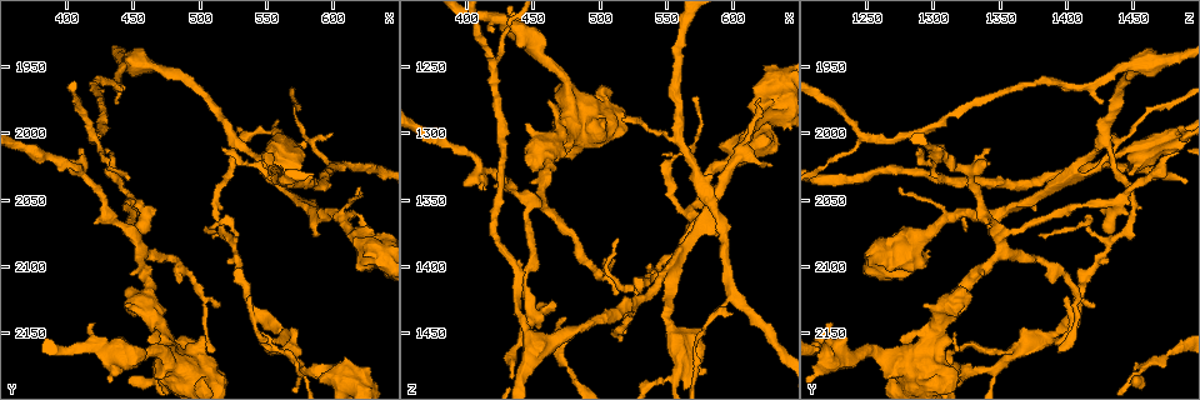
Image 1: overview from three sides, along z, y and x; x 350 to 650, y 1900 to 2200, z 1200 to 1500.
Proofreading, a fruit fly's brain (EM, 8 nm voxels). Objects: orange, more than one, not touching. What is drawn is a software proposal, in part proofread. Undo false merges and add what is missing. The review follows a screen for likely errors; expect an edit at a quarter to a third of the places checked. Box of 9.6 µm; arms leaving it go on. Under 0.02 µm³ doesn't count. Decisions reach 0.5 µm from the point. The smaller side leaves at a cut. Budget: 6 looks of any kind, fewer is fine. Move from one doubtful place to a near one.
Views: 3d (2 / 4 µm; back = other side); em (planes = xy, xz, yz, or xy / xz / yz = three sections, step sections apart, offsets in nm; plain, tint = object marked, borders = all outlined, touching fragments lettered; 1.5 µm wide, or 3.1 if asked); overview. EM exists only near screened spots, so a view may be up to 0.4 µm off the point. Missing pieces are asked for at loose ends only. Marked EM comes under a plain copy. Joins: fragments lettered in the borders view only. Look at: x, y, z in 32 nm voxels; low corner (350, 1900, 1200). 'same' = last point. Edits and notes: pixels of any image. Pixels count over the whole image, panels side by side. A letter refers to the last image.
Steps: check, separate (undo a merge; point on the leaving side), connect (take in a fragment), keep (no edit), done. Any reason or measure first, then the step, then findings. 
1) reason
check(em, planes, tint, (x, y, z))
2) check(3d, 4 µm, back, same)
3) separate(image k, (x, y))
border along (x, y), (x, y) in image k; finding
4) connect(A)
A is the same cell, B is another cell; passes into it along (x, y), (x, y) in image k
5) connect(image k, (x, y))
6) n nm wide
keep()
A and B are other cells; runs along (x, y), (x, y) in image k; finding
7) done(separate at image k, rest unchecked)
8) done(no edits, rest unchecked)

sudden change in width
check(em, yz, step 4, tint, (558, 2000, 1482))

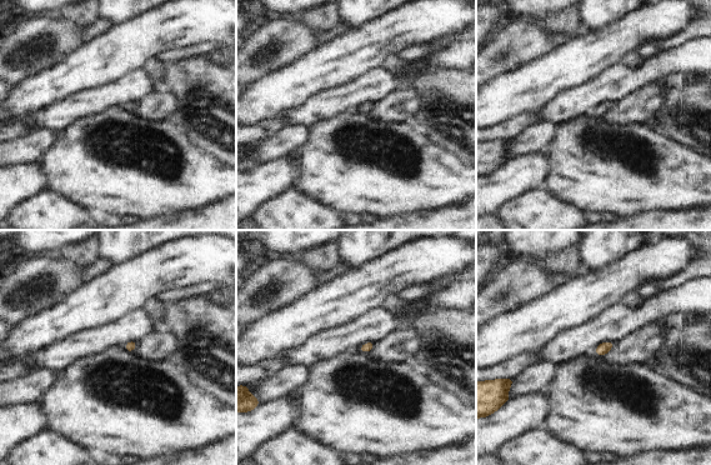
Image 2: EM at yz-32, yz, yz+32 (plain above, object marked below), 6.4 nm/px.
another direction
check(em, planes, tint, same)

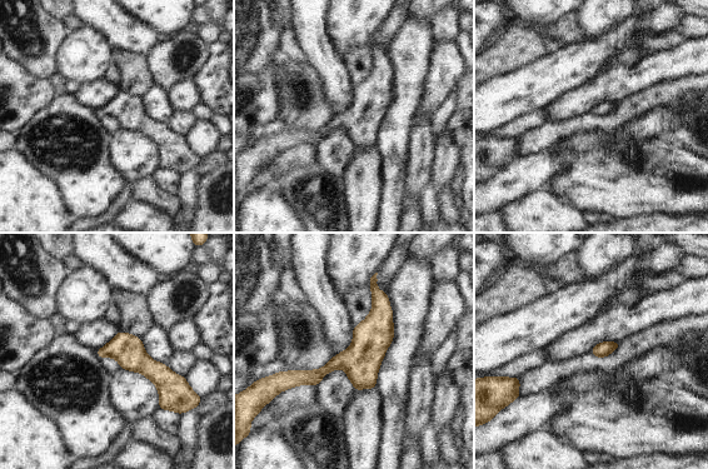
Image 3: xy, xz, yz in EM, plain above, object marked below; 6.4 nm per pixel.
what lies round it
check(em, planes, borders, same)

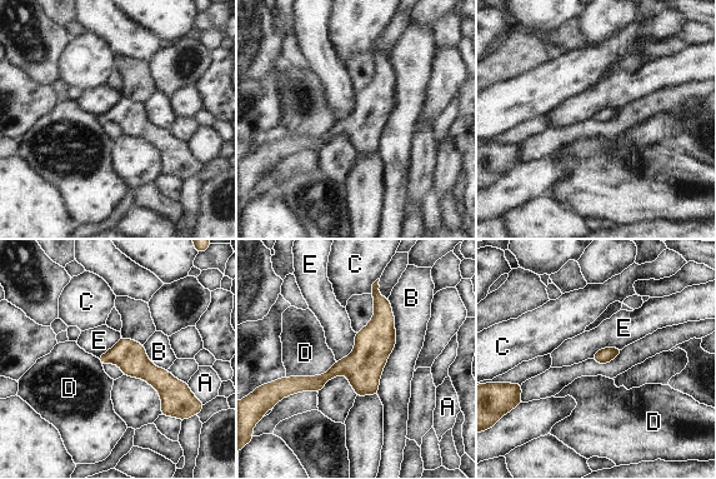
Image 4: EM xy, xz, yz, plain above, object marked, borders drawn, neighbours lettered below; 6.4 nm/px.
200 nm wide; B touches over 650 nm
keep()
A, B, C, D and E are other cells; one cell here

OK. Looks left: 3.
an open end
check(3d, 2 µm, (512, 2130, 1422))

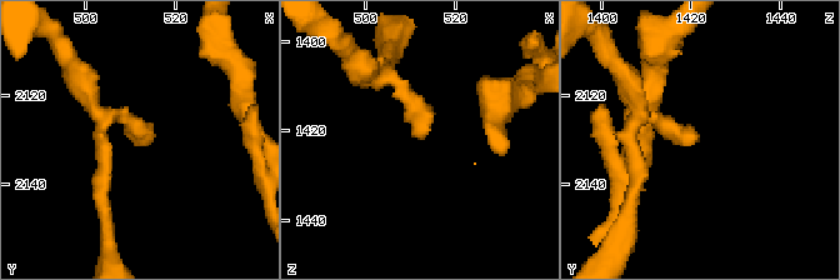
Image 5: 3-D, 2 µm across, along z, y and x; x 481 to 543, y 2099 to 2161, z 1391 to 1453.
shape alone is not enough
check(em, xz, step 4, borders, (513, 2130, 1421))

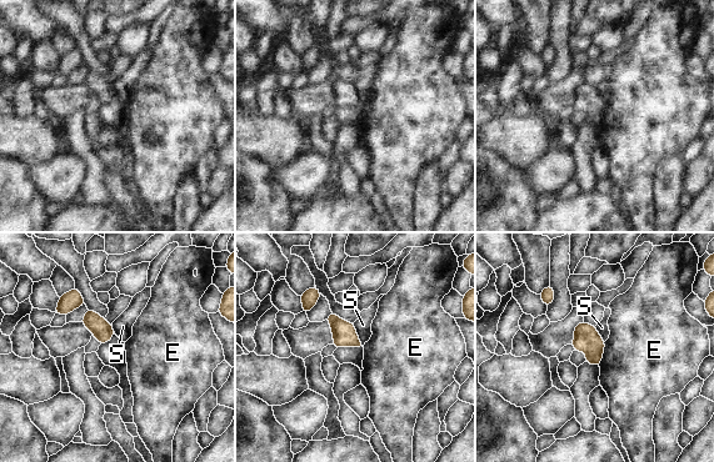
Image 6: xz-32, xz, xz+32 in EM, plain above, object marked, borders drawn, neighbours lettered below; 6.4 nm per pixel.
check(em, xy, step 8, borders, same)

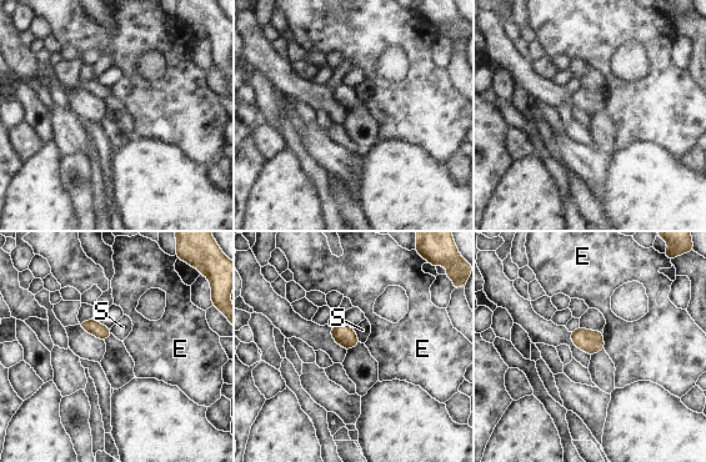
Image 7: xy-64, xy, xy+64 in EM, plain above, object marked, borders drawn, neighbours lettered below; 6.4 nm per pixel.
E touches over 110 nm
keep()
E and S are other cells; border along (602, 332), (605, 348) in image 7; none of them fits

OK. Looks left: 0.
done(no edits, rest unchecked)

